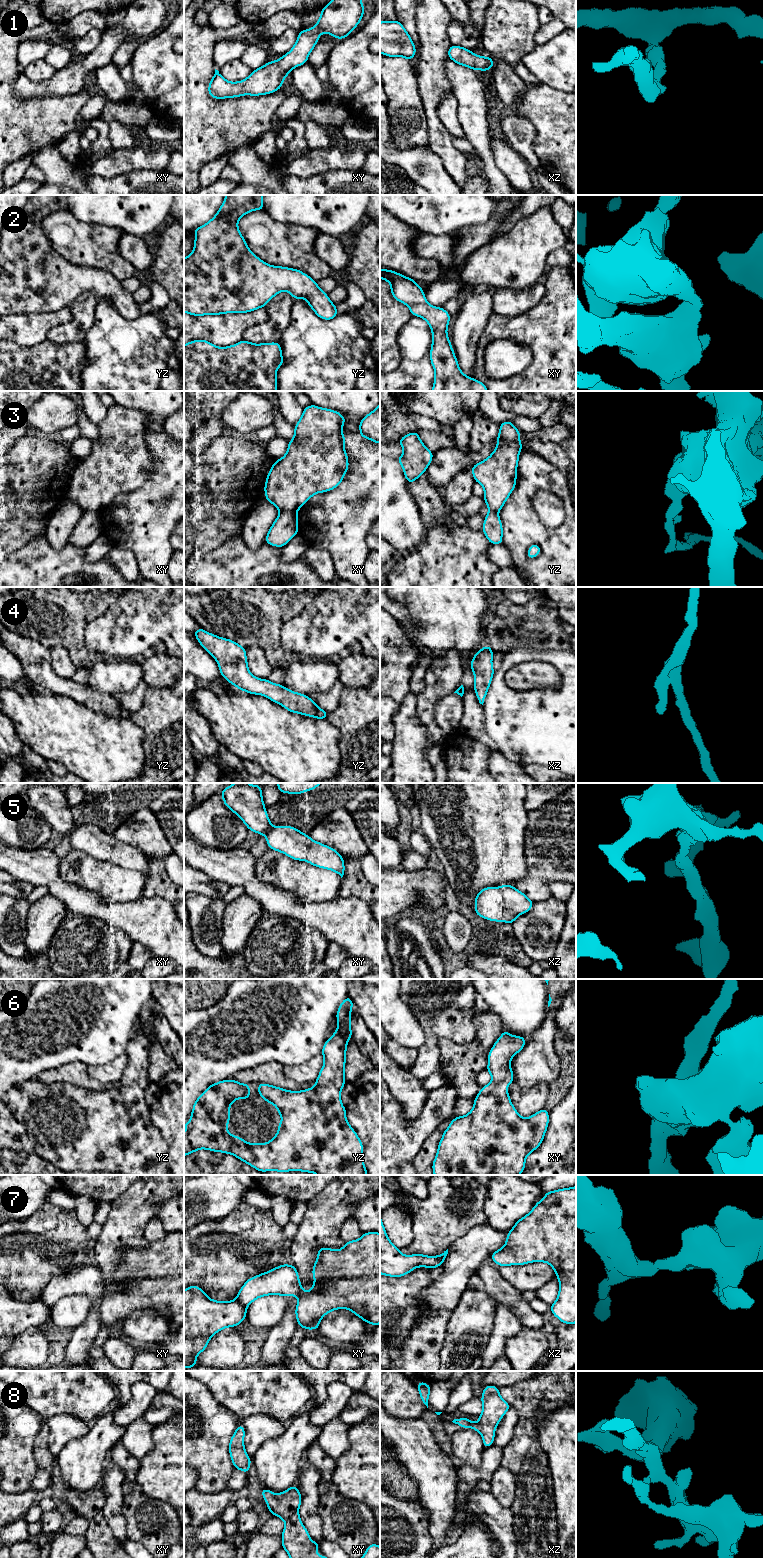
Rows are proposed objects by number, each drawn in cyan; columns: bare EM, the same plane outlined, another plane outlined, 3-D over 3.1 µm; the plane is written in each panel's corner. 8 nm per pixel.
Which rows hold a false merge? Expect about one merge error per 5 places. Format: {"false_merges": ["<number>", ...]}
{"false_merges": ["3", "7"]}

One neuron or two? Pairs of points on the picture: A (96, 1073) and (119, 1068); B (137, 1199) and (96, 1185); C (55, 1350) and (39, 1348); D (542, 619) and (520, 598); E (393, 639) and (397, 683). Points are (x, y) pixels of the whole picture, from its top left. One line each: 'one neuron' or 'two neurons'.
A: one neuron
B: two neurons
C: two neurons
D: two neurons
E: one neuron

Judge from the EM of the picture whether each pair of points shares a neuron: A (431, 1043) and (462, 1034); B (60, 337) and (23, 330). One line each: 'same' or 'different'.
A: same
B: different

